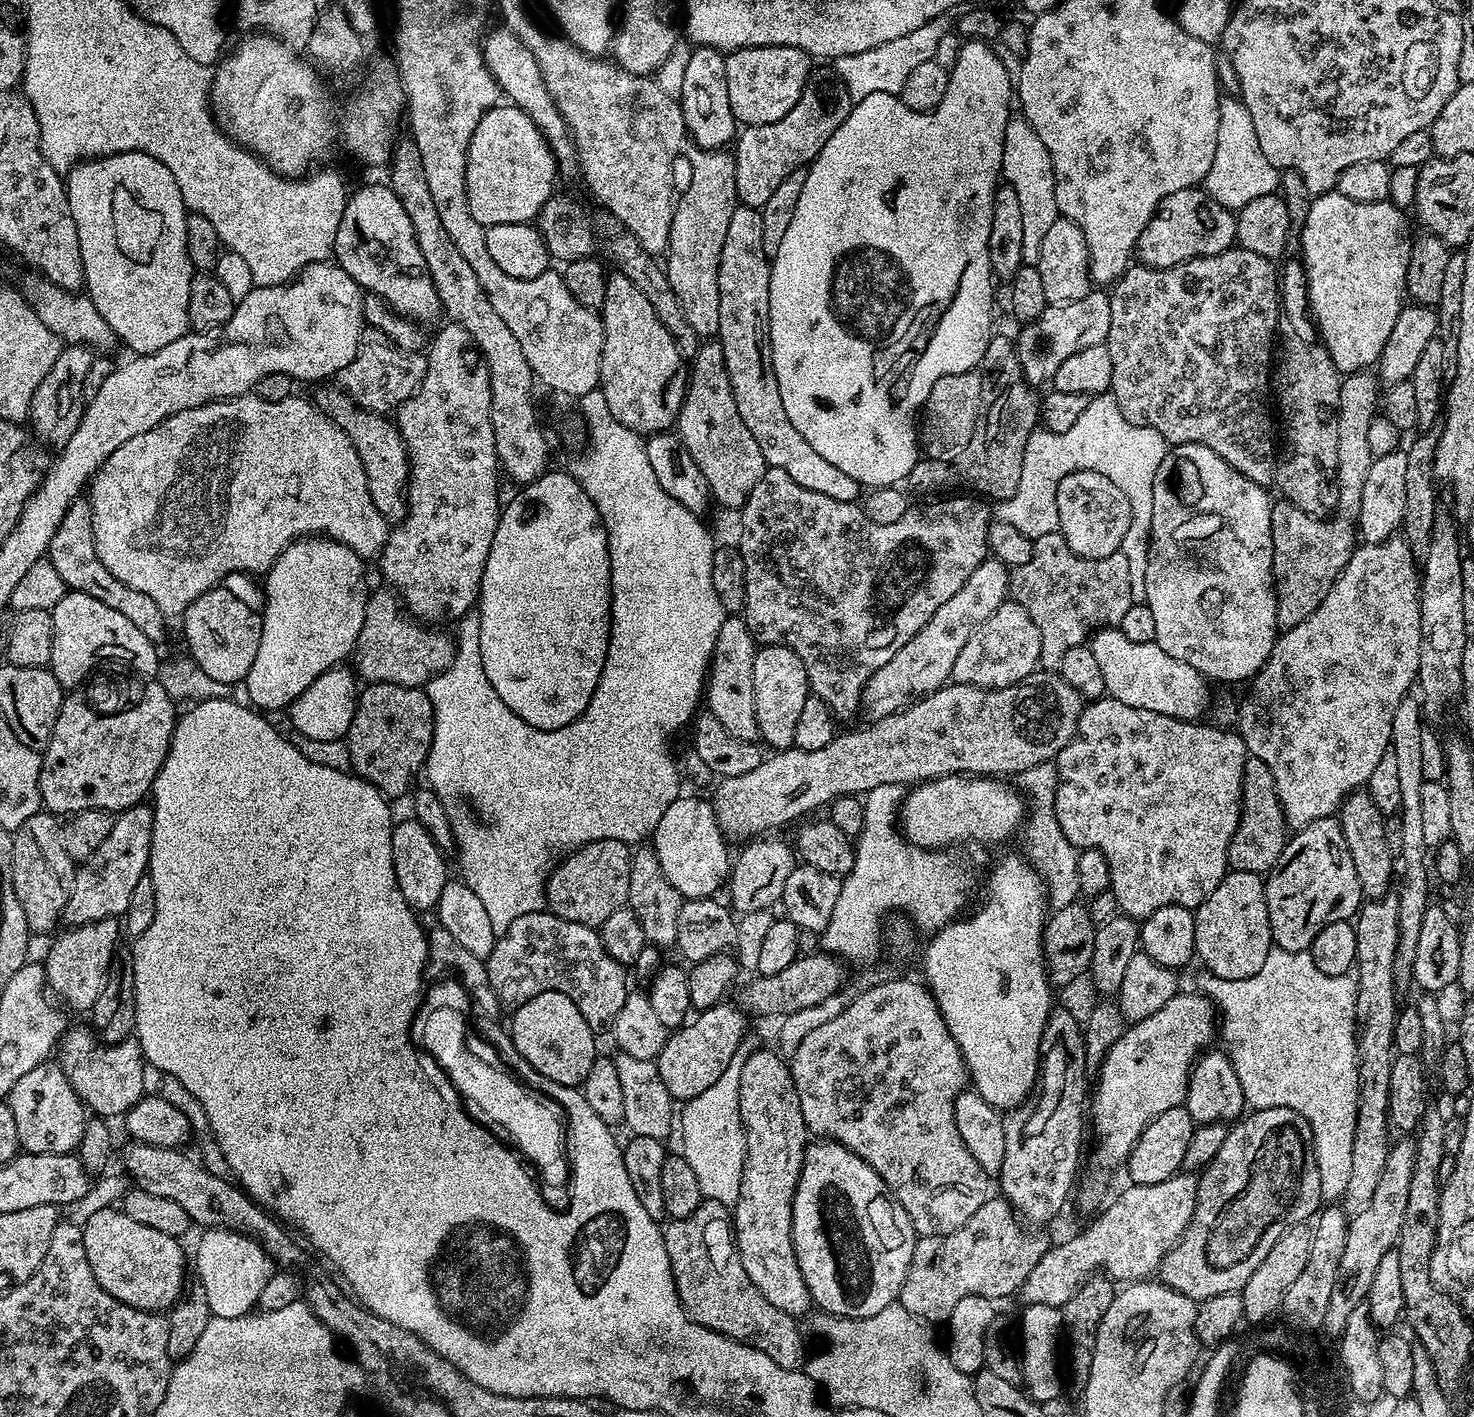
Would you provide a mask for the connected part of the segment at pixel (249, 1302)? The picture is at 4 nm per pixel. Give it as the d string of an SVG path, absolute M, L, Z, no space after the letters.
M209 1228L201 1231L200 1245L196 1248L196 1277L195 1279L202 1286L202 1290L206 1290L206 1302L210 1306L213 1316L218 1318L238 1318L239 1316L247 1316L259 1305L262 1298L262 1290L266 1286L266 1282L270 1282L274 1271L274 1261L265 1254L263 1246L250 1236L243 1236L241 1232L231 1232L229 1228Z

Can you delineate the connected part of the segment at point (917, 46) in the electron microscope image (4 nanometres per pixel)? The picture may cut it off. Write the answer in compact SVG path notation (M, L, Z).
M949 10L938 14L929 24L918 26L918 30L902 34L902 38L894 38L890 42L882 42L882 46L874 46L874 50L862 50L862 54L835 57L834 70L842 78L852 101L866 98L866 94L899 94L906 78L916 67L922 66L922 62L937 59L936 51L943 46L948 31L953 31L957 19L957 13Z

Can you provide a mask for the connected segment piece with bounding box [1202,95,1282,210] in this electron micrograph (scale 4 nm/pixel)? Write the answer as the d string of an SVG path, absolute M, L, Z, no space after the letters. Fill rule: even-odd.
M1225 95L1220 101L1218 150L1214 150L1214 163L1210 166L1202 187L1210 194L1210 198L1214 198L1214 202L1238 210L1246 206L1246 202L1254 202L1254 198L1276 192L1282 172L1268 161L1266 154L1262 154L1250 110L1246 110L1243 100L1232 96Z

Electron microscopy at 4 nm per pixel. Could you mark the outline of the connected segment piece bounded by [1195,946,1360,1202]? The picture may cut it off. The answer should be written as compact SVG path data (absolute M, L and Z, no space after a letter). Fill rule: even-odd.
M1275 946L1270 950L1270 954L1266 954L1266 962L1262 962L1262 970L1258 970L1258 974L1250 974L1250 978L1223 980L1213 976L1207 970L1201 971L1201 973L1201 976L1196 980L1197 985L1195 984L1195 987L1212 1001L1219 1019L1222 1021L1222 1036L1224 1032L1225 1044L1223 1047L1226 1049L1226 1055L1232 1061L1234 1070L1238 1074L1238 1082L1242 1082L1245 1105L1252 1110L1258 1108L1289 1108L1297 1112L1308 1123L1310 1147L1318 1166L1321 1197L1328 1202L1339 1201L1346 1190L1346 1182L1350 1179L1350 1166L1352 1166L1354 1159L1354 1126L1358 1118L1358 1102L1360 1101L1360 1059L1356 1053L1356 1037L1358 1035L1356 1026L1356 980L1351 975L1331 976L1330 974L1322 974L1322 970L1318 970L1318 966L1314 966L1311 951L1291 952Z

